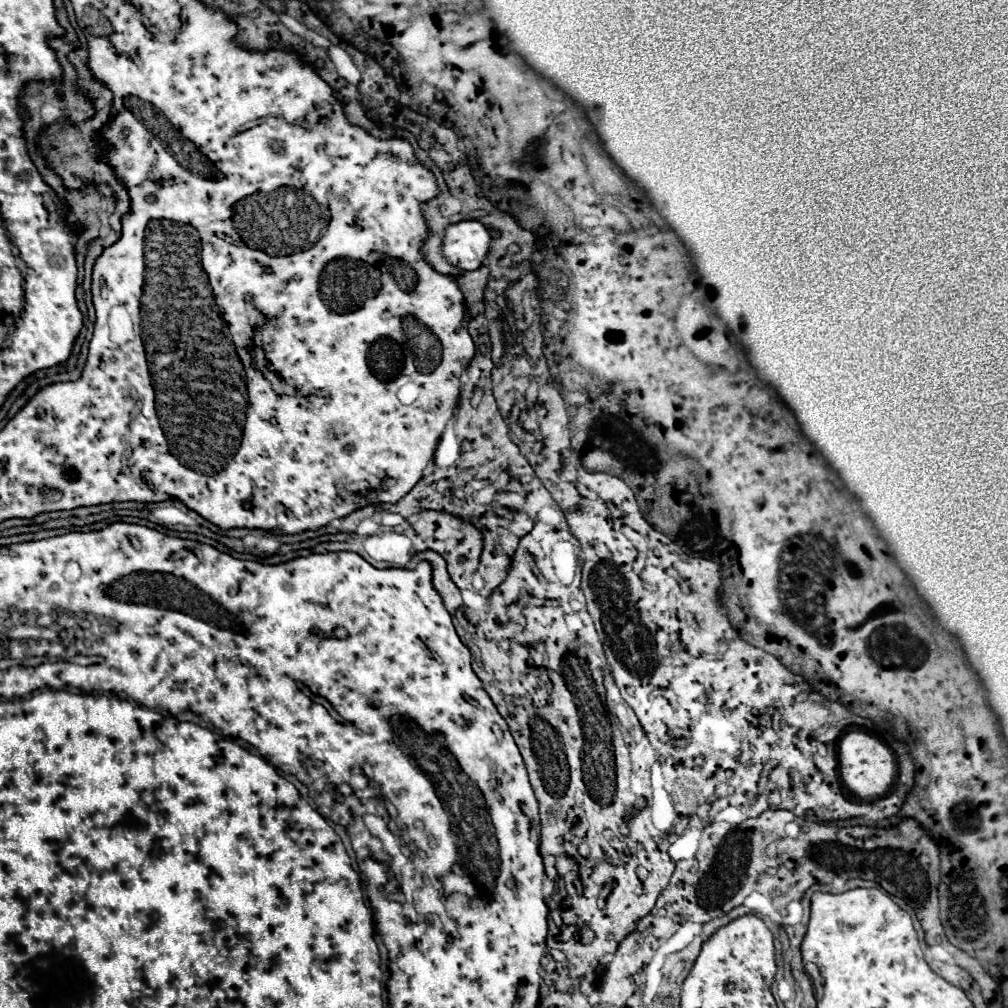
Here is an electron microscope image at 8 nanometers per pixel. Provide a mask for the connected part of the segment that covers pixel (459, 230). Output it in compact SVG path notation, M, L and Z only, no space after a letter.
M477 220L449 224L443 234L441 252L447 262L461 270L477 270L487 256L491 236Z

